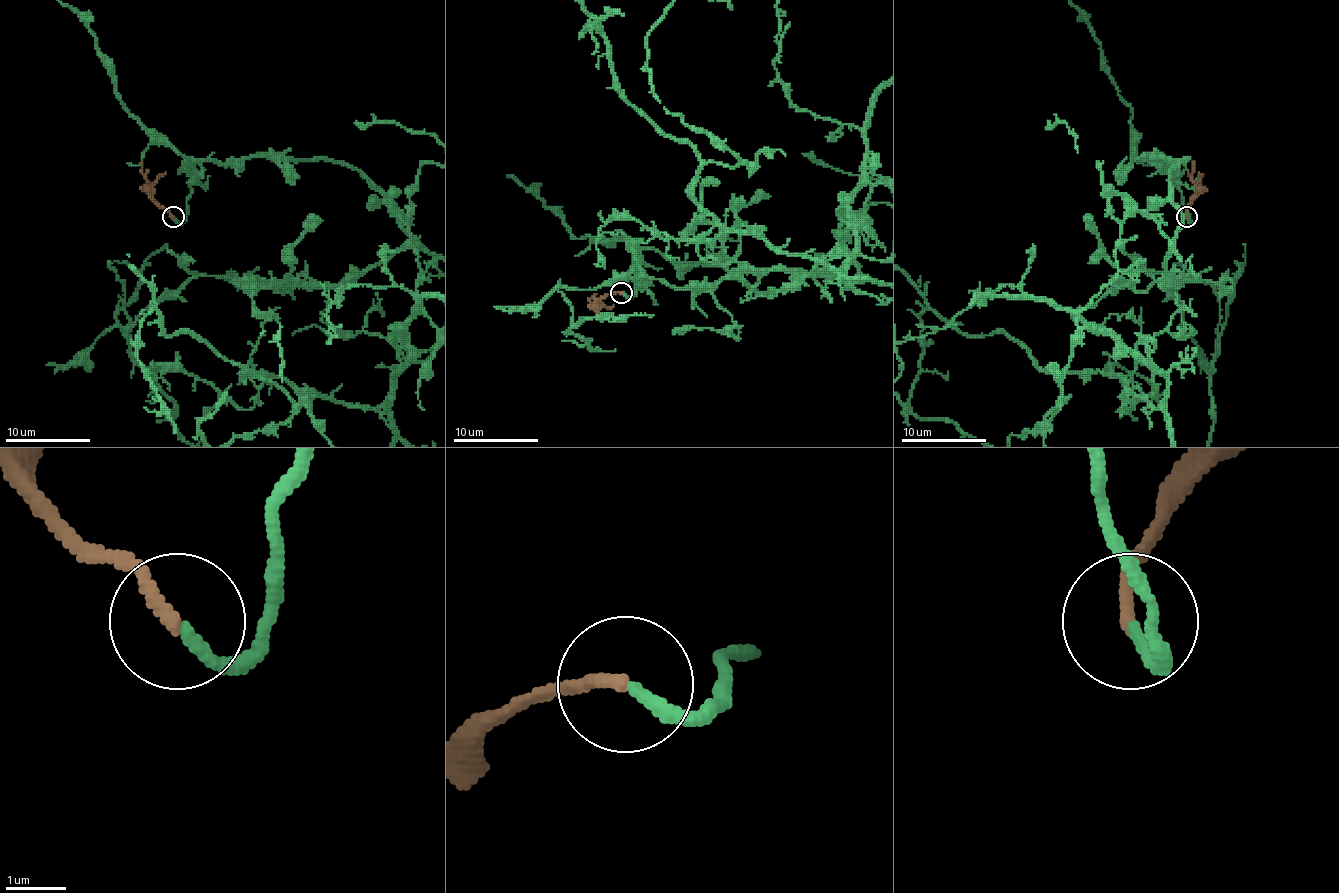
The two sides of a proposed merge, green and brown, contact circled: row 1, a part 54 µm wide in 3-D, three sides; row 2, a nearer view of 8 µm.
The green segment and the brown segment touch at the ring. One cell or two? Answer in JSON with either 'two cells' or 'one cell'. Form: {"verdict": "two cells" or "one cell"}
{"verdict": "one cell"}

